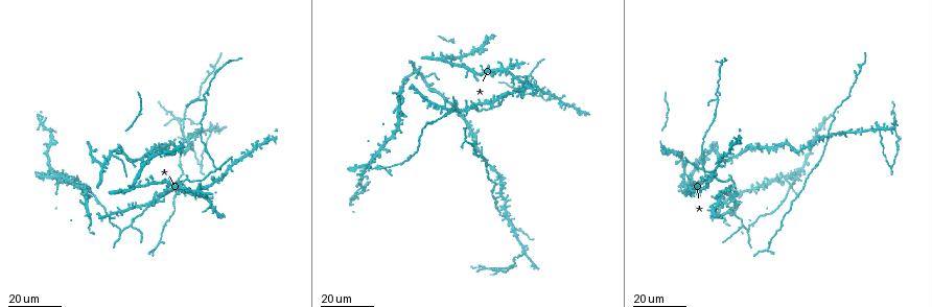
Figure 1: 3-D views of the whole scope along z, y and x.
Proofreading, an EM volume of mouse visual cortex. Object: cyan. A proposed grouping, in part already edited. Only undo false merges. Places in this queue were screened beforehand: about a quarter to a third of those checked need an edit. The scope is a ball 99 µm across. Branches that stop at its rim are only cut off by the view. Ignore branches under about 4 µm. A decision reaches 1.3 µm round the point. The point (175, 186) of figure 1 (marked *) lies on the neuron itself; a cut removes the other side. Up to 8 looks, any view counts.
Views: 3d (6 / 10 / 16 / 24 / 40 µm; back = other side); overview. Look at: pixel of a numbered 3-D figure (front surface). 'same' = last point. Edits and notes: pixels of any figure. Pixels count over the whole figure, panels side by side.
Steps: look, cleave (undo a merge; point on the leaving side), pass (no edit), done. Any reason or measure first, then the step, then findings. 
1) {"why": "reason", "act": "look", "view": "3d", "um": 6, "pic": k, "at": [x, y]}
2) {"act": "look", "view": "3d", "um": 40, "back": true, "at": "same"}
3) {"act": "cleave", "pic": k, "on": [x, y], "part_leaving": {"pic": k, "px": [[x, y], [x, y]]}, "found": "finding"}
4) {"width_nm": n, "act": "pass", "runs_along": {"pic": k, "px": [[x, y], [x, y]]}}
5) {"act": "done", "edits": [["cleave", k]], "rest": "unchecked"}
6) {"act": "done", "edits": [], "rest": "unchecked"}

{"why": "three arms meet", "act": "look", "view": "3d", "um": 24, "pic": 1, "at": [717, 98]}

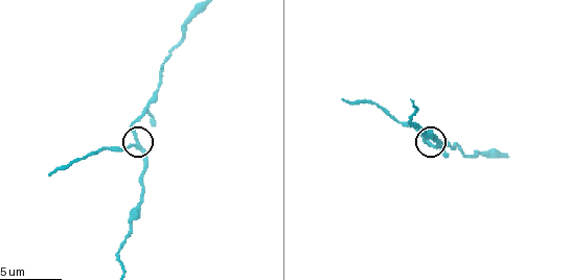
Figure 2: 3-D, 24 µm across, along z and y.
{"act": "look", "view": "3d", "um": 10, "pic": 2, "at": [133, 145]}

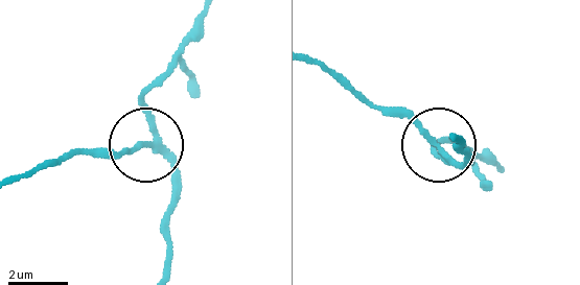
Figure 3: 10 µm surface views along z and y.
{"act": "look", "view": "3d", "um": 10, "back": true, "pic": 3, "at": [441, 154]}

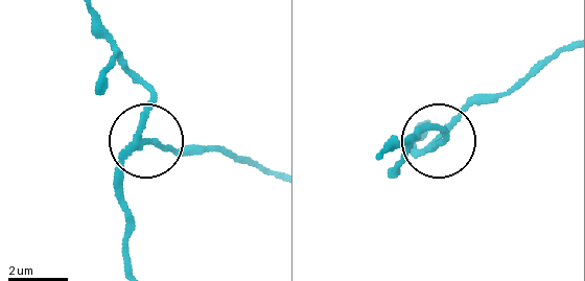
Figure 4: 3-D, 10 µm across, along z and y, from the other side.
{"arms": 3, "act": "cleave", "pic": 4, "on": [167, 149], "found": "a second neuron is stuck on"}

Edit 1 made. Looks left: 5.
{"why": "three arms meet", "act": "look", "view": "3d", "um": 16, "pic": 1, "at": [160, 240]}

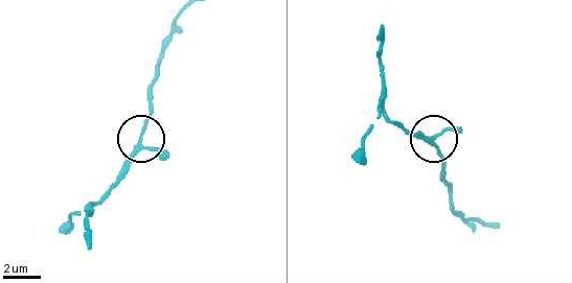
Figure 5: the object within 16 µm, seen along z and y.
{"act": "look", "view": "3d", "um": 10, "pic": 5, "at": [137, 145]}

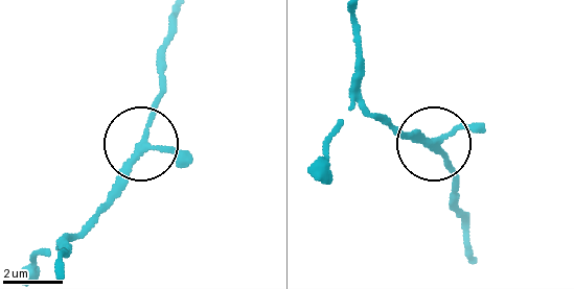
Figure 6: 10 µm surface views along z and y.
{"act": "pass", "runs_along": {"pic": 6, "px": [[178, 19], [143, 145], [118, 190], [90, 218]]}, "found": "all the same neuron"}

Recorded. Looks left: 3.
{"why": "branch point", "act": "look", "view": "3d", "um": 16, "pic": 1, "at": [443, 118]}

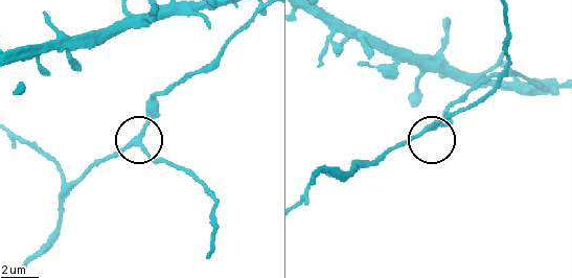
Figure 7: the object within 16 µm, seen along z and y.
{"why": "zoom in", "act": "look", "view": "3d", "um": 6, "pic": 7, "at": [137, 142]}

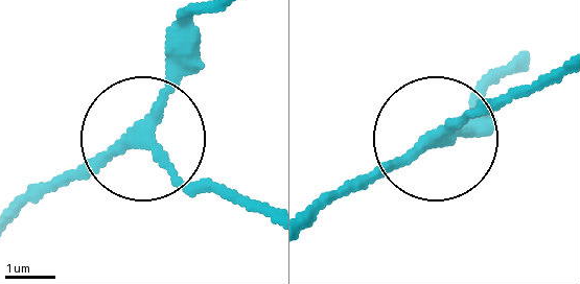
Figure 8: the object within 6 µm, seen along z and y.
{"side_arm_um": 12, "act": "pass", "runs_along": {"pic": 8, "px": [[192, 15], [146, 140], [234, 203]]}, "found": "continuous, no second neuron"}

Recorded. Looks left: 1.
{"act": "done", "edits": [["cleave", 4]], "rest": "unchecked"}

